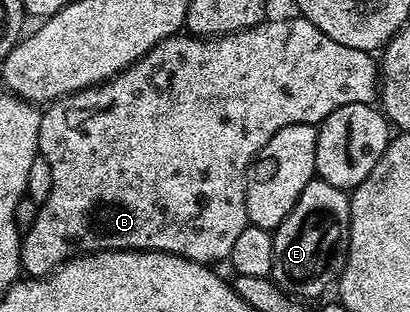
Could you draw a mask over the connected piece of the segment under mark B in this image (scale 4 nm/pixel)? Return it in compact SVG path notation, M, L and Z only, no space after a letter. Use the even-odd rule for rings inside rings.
M294 17L279 18L276 22L264 20L253 28L220 38L197 38L186 32L173 34L170 38L161 40L161 44L141 56L141 60L137 60L108 82L78 90L75 94L67 94L50 103L41 113L39 153L49 164L49 172L53 172L53 188L41 203L37 220L33 220L33 228L22 235L19 244L22 273L28 278L46 278L70 258L77 258L81 254L95 254L99 250L160 250L204 264L219 264L215 262L222 258L223 261L230 259L237 236L241 236L241 232L249 224L245 208L247 175L262 146L281 128L293 124L315 126L325 121L329 112L345 108L345 104L374 103L377 98L379 66L376 59L375 62L371 59L374 57L368 51L345 48L345 44L329 40L329 36L325 36L325 32L321 32L321 28L317 28L309 19Z

